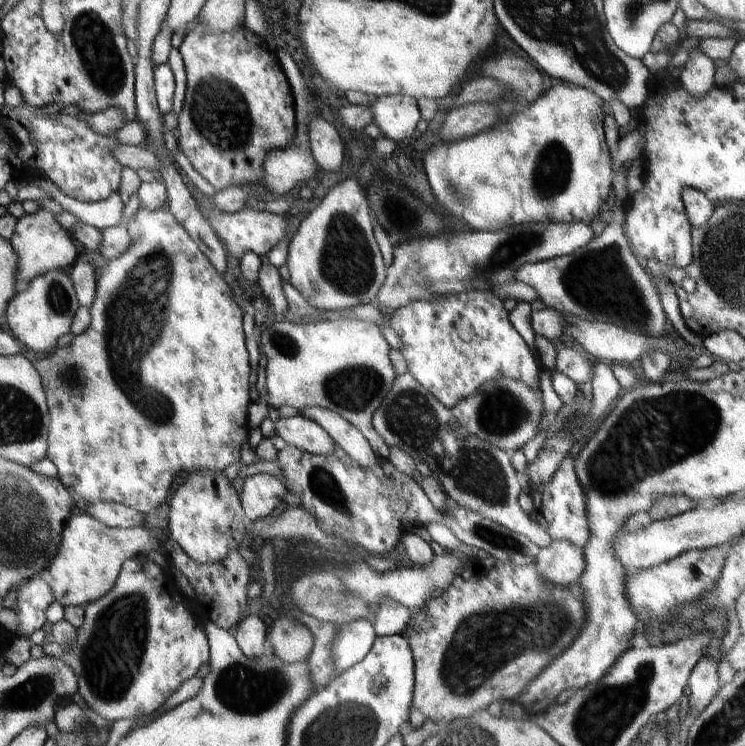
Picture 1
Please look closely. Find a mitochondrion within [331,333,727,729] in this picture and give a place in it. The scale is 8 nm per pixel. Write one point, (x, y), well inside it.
(655, 433)

